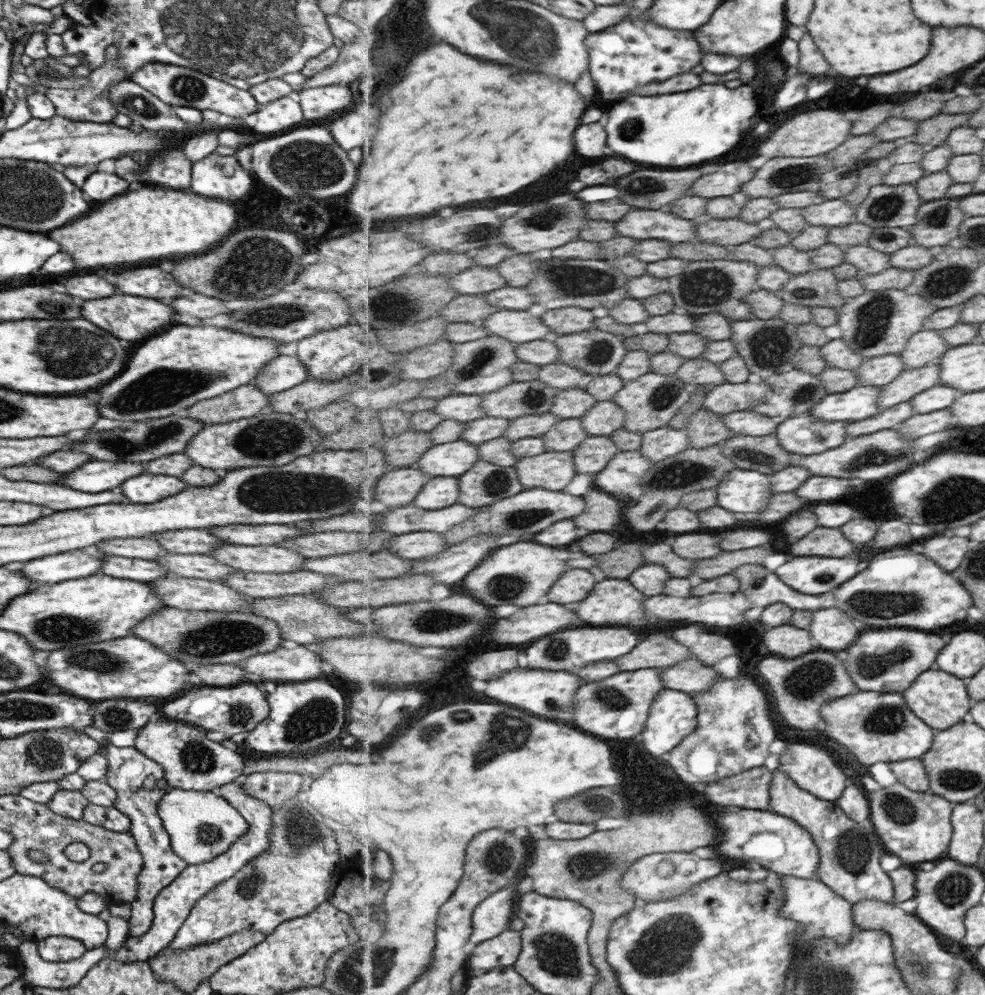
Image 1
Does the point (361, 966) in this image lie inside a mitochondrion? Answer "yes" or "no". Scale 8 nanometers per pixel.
yes

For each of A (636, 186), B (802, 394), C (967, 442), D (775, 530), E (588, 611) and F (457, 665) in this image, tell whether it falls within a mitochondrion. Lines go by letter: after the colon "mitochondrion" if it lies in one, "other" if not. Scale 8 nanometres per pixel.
A: mitochondrion
B: mitochondrion
C: other
D: other
E: other
F: other

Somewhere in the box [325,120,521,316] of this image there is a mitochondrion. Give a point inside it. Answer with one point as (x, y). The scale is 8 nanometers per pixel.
(479, 232)

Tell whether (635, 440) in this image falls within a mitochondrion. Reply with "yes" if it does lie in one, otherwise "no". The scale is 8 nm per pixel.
no

